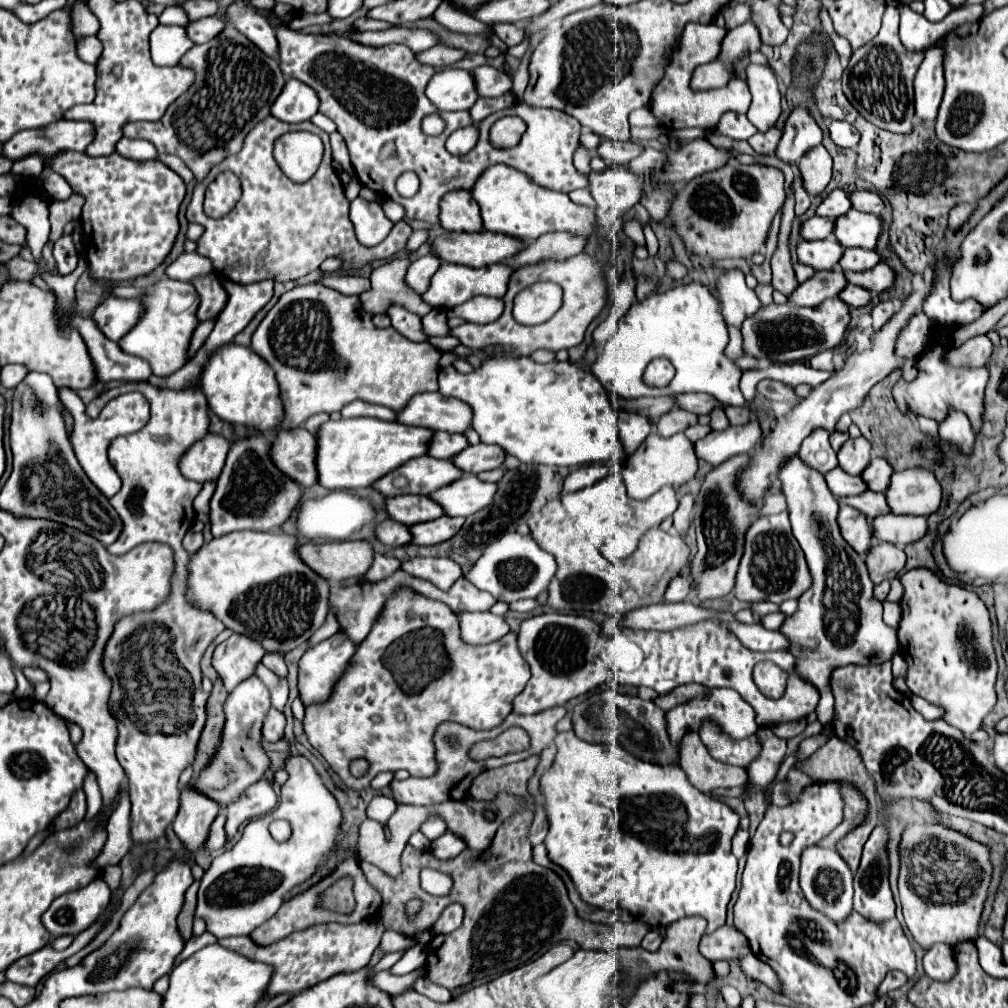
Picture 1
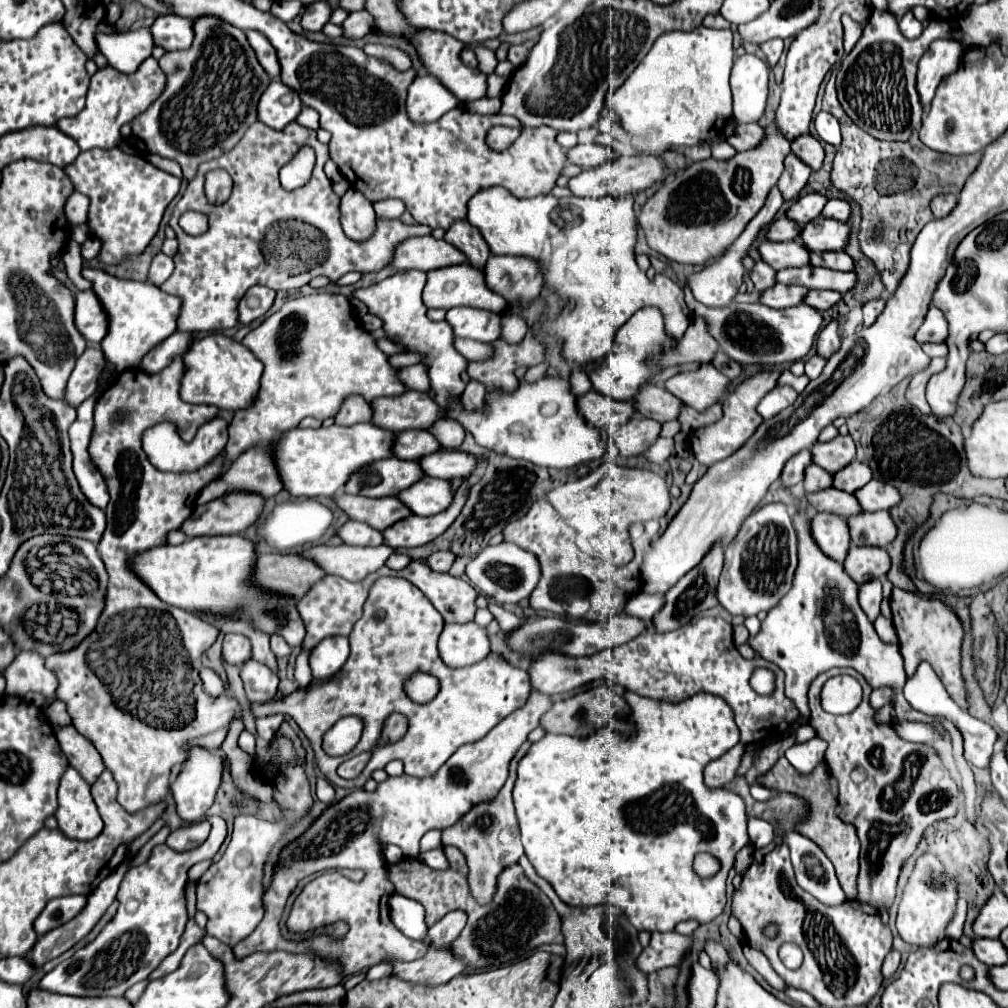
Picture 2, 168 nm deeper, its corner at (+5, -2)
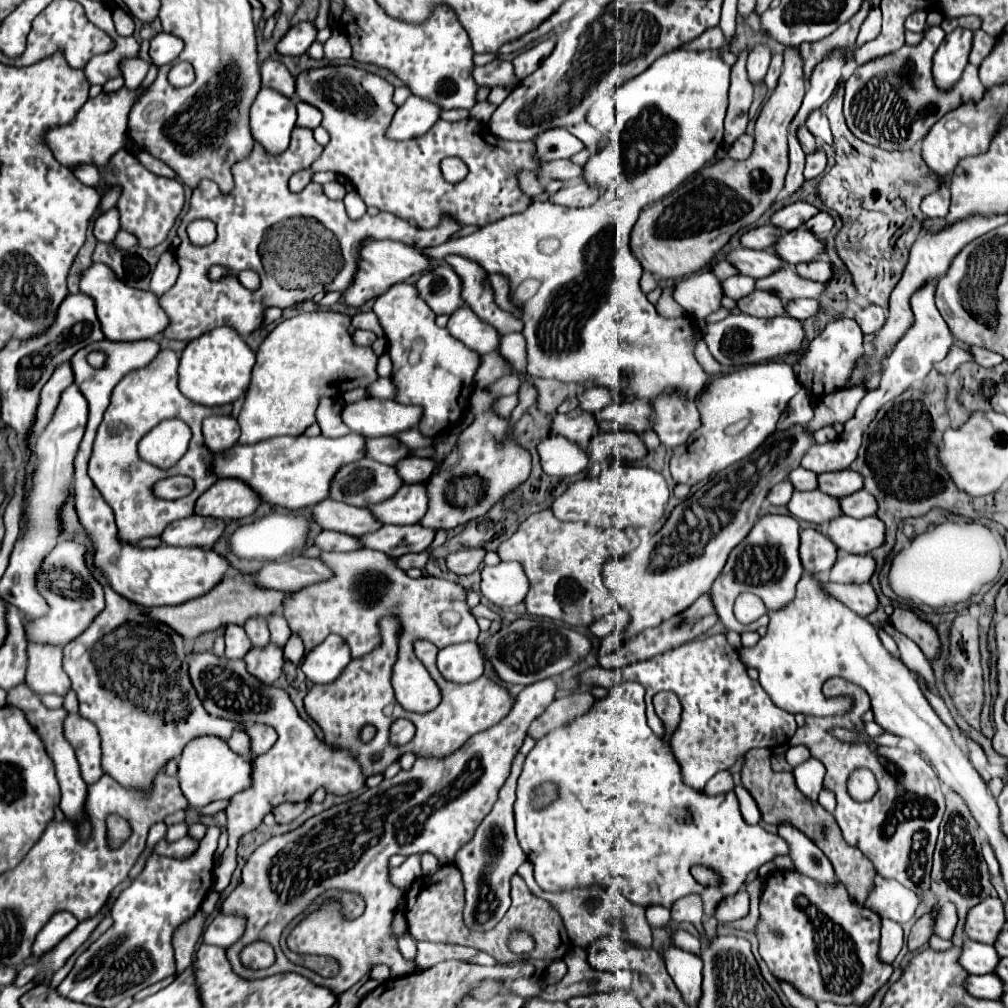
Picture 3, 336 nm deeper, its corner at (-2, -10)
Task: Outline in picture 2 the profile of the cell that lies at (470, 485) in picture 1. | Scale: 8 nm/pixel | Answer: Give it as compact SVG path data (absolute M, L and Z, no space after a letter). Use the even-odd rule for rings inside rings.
M422 476L410 490L402 490L396 498L416 516L432 516L452 504L450 482L430 476Z

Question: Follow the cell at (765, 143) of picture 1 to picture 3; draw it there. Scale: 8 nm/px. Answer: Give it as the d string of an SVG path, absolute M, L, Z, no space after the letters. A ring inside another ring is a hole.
M743 134L743 136L739 136L739 138L733 142L733 146L729 148L729 156L731 156L733 160L745 160L745 158L749 158L751 150L753 150L753 136Z

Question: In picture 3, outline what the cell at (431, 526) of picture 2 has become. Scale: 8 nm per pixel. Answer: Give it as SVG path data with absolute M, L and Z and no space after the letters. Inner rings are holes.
M381 526L381 530L361 536L365 548L379 550L387 556L403 556L409 552L425 552L435 540L437 530L425 526Z

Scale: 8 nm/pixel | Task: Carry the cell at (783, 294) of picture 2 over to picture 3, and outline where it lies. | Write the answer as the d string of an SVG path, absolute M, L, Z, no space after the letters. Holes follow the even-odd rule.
M755 290L753 294L741 298L737 304L745 314L753 314L757 318L775 318L787 314L785 302L777 294L765 290Z

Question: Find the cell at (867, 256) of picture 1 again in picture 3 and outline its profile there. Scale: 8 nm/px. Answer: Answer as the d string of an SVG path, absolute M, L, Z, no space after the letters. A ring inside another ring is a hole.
M815 260L815 262L805 262L797 266L797 274L809 278L809 280L819 280L819 282L827 282L829 278L833 278L831 272L831 264L825 260Z

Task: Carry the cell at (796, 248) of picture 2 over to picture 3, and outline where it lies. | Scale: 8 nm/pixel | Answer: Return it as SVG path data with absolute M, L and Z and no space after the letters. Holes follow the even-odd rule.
M737 248L727 256L727 260L733 262L741 274L747 274L747 276L753 276L753 278L771 276L779 268L787 266L787 262L781 260L775 250Z

